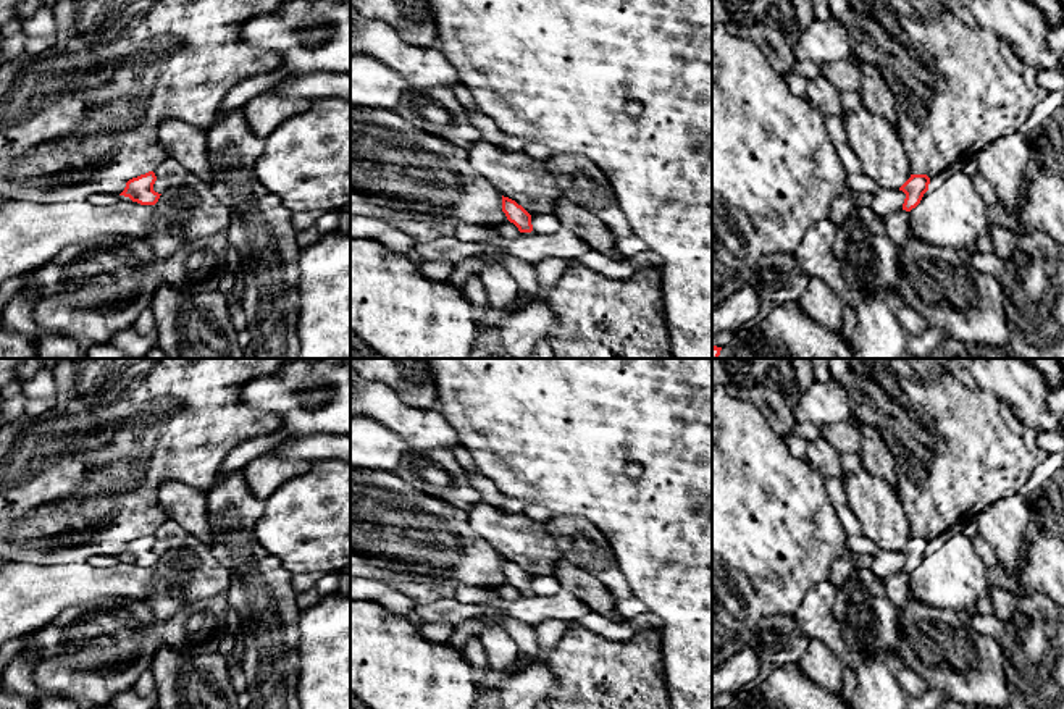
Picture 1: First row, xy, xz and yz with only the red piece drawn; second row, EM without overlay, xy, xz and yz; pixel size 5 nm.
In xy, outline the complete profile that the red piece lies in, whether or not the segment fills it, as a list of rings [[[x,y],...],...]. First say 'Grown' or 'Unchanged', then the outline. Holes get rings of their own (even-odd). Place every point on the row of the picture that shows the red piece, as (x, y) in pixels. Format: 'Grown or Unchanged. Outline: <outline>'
Unchanged. Outline: [[[153,171],[132,178],[126,182],[124,191],[119,195],[129,197],[140,205],[155,205],[161,194],[153,191],[157,176]]]

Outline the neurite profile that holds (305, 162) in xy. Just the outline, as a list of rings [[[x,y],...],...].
[[[329,97],[281,123],[255,165],[258,181],[289,212],[350,203],[350,102]]]

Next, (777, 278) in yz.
[[[791,252],[765,255],[754,268],[746,270],[752,273],[751,286],[760,299],[757,313],[760,318],[781,304],[799,304],[809,284]]]

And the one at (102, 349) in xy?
[[[98,342],[84,346],[87,359],[131,359],[119,347],[110,342]]]

